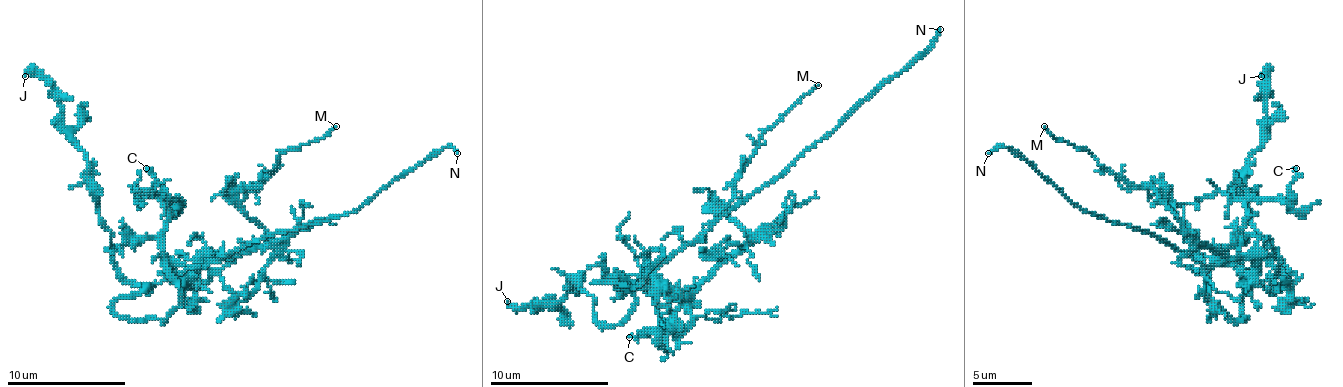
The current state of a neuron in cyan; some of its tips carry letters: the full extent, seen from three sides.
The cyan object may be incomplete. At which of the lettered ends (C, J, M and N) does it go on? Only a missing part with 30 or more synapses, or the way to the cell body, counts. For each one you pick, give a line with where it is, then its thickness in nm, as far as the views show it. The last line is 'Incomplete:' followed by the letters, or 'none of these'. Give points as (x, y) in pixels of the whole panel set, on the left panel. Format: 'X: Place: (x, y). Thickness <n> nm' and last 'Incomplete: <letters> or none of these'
N: Place: (457, 153). Thickness 180 nm
Incomplete: N

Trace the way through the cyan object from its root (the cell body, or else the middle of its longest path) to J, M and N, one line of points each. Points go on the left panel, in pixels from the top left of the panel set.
J: (182, 266), (146, 292), (120, 271), (90, 162), (63, 123), (60, 97), (43, 79), (25, 76)
M: (182, 266), (173, 269), (188, 274), (262, 248), (271, 239), (241, 200), (285, 150), (336, 126)
N: (182, 266), (220, 263), (250, 242), (274, 233), (356, 212), (395, 180), (445, 147), (457, 153)

